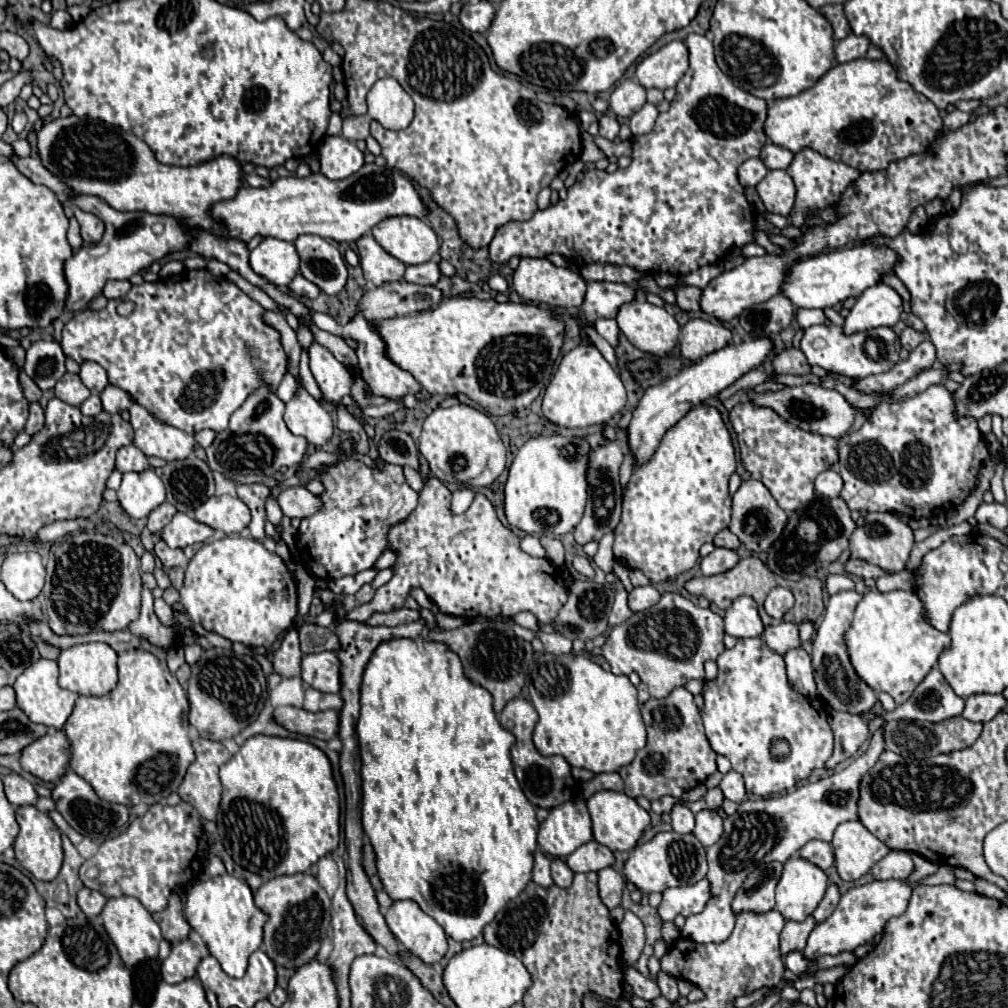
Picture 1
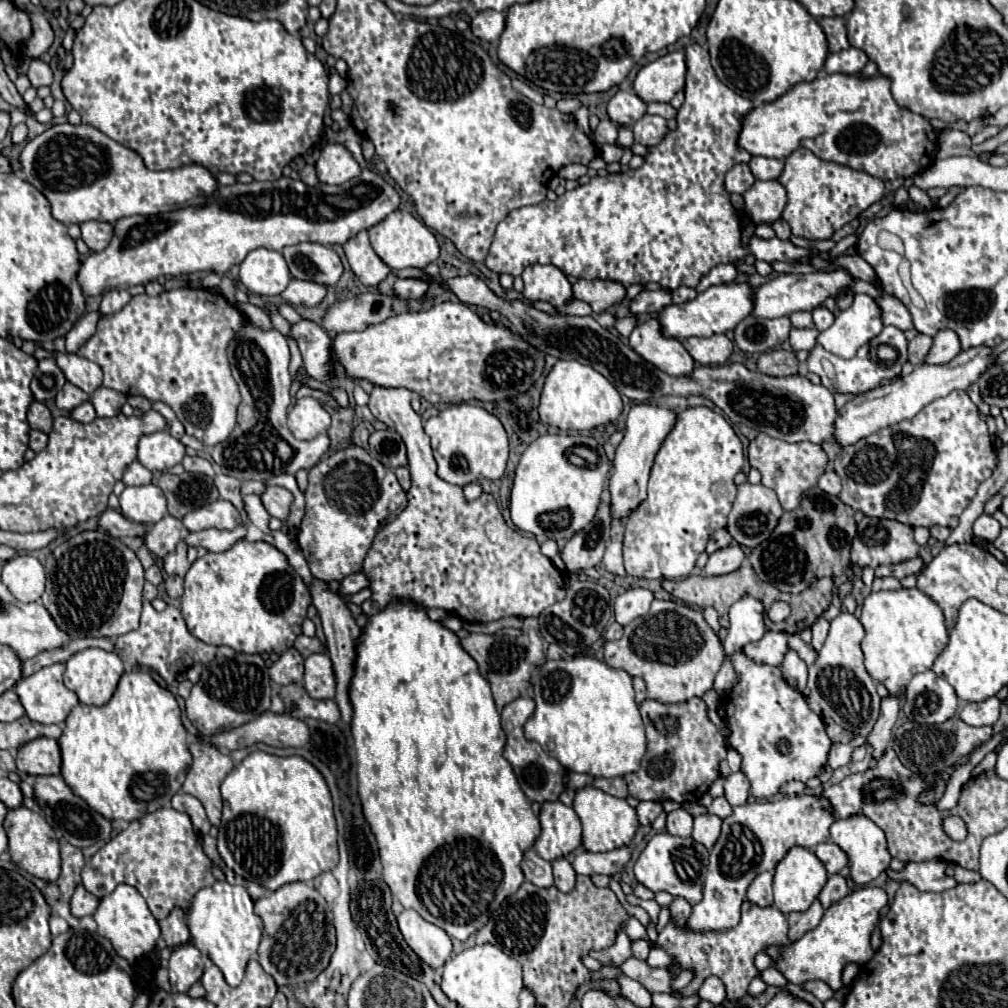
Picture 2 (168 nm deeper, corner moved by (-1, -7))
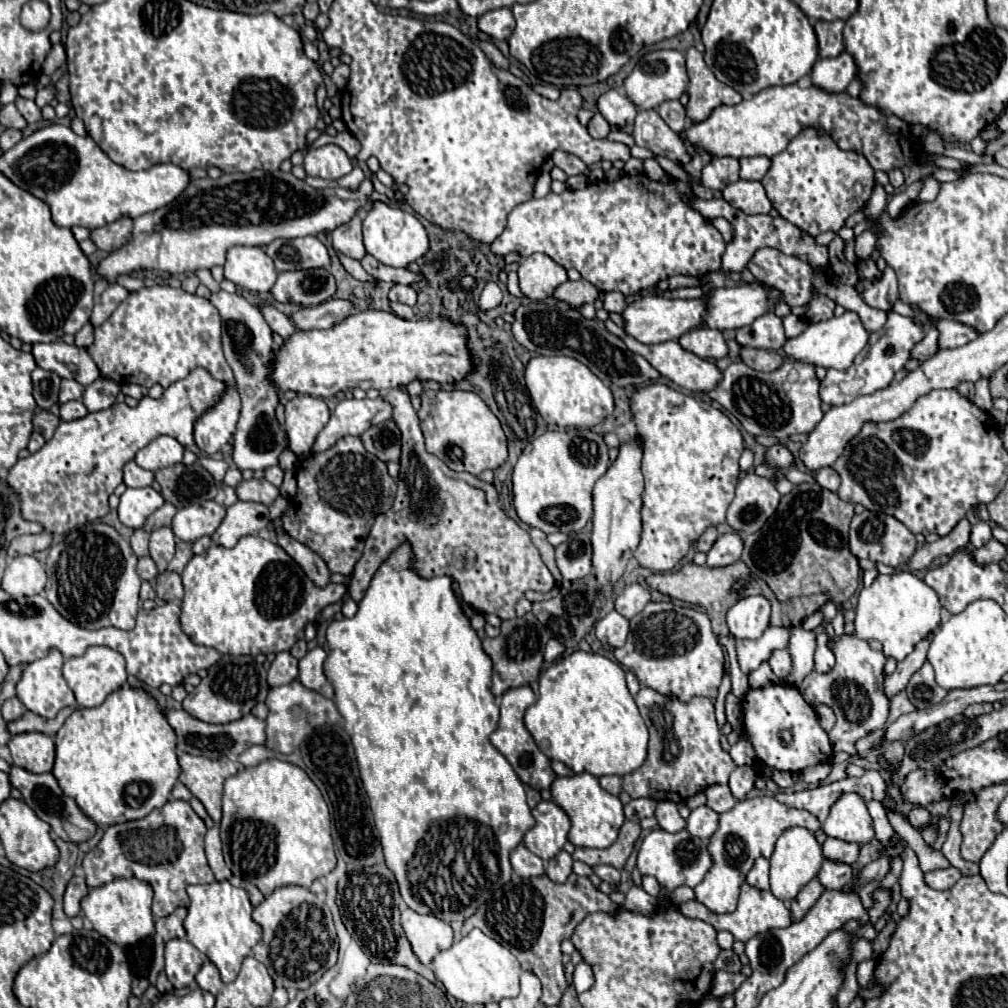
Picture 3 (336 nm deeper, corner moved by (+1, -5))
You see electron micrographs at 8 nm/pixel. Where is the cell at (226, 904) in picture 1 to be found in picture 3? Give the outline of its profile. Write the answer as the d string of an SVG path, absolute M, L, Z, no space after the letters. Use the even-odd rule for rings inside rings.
M215 881L209 885L189 885L187 895L191 899L185 917L187 939L217 965L225 983L233 981L241 969L241 961L261 941L261 925L251 917L253 907L245 889L233 887L229 881Z

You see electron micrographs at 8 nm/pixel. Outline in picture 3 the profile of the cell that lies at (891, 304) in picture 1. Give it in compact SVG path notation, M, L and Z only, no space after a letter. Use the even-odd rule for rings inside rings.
M845 311L841 317L831 317L827 321L819 321L819 323L811 323L809 329L805 333L801 333L799 337L793 337L785 343L785 353L805 361L805 363L813 363L813 365L821 365L821 367L833 367L833 369L847 369L855 355L861 353L861 349L867 345L869 333L867 329L861 325L861 319L857 317L857 313L853 311Z

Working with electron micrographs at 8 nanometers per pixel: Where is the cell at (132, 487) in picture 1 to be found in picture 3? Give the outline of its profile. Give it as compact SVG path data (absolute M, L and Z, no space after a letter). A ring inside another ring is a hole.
M143 487L143 489L127 489L121 495L119 503L119 519L123 525L139 529L143 527L145 519L155 513L163 505L163 497L159 491L153 487Z

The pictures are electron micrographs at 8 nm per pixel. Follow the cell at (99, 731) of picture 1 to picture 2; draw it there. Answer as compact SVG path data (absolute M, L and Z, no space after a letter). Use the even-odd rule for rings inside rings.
M145 671L123 673L107 705L77 705L65 721L59 747L65 783L93 811L109 821L135 821L151 811L169 807L171 797L181 789L191 765L179 705Z

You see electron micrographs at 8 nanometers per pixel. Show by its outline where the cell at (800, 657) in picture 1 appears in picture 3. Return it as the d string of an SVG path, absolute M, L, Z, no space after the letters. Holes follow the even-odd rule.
M779 649L771 655L769 659L769 665L773 669L773 673L777 675L777 679L785 679L789 673L791 673L791 655L787 649Z

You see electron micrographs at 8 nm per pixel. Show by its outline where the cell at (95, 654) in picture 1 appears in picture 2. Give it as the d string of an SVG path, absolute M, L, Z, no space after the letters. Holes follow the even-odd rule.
M85 649L69 657L65 663L65 685L77 693L83 705L105 705L125 671L117 653L103 649Z

